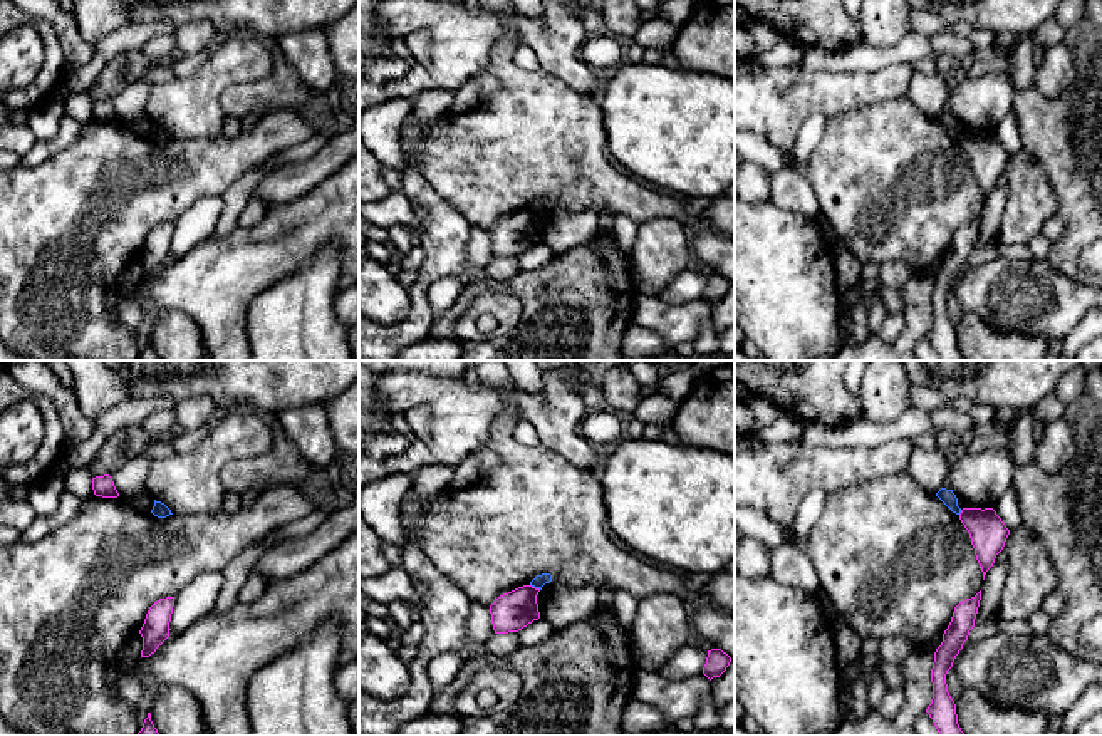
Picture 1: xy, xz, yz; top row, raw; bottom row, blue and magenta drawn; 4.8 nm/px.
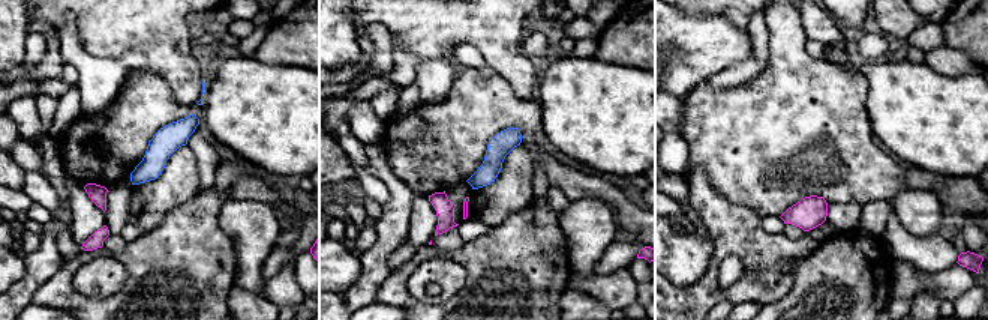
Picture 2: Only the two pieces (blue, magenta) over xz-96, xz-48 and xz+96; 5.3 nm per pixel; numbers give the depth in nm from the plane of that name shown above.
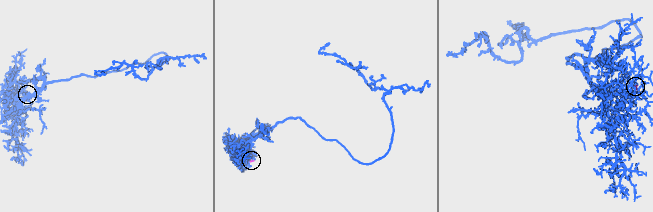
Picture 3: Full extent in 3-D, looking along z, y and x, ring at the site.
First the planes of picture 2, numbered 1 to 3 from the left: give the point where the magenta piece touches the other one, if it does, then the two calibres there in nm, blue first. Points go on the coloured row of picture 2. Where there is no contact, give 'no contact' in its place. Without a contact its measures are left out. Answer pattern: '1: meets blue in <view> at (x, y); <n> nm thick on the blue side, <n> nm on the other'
1: no contact
2: no contact
3: no contact

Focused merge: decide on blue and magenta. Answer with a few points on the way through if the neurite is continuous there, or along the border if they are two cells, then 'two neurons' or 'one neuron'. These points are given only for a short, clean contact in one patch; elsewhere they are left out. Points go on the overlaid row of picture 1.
border along xz (530, 584), (540, 589); two neurons

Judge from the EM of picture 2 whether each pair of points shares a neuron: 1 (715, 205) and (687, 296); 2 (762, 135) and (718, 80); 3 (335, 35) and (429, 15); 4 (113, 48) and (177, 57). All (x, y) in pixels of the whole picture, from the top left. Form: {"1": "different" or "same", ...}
{"1": "same", "2": "different", "3": "different", "4": "same"}

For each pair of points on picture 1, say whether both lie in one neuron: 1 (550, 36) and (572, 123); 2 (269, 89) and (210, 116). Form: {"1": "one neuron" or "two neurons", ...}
{"1": "two neurons", "2": "two neurons"}

